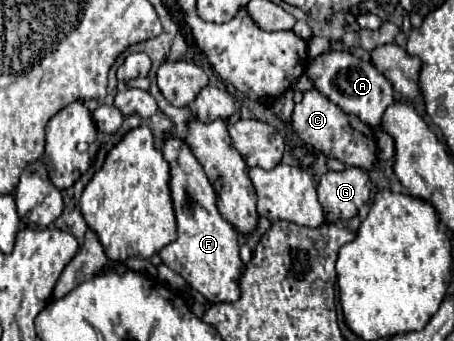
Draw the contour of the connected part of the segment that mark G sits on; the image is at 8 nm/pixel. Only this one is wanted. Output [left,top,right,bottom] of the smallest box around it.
[318,168,370,220]

